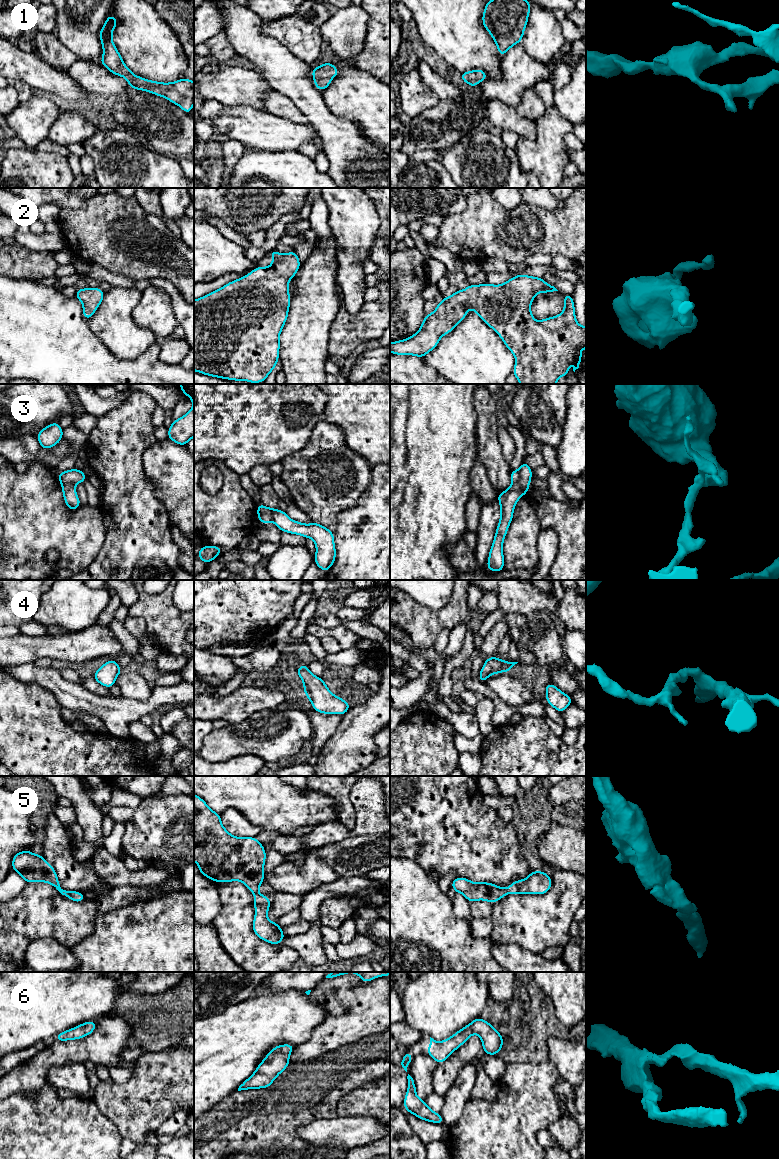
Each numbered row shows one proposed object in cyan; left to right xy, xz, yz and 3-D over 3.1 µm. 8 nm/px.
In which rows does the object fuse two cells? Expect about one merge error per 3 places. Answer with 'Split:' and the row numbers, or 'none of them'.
Split: 3

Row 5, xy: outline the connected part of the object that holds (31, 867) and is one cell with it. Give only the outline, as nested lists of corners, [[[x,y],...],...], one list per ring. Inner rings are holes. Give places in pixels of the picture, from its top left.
[[[29,850],[21,851],[13,856],[12,867],[26,883],[46,882],[53,885],[62,895],[74,902],[83,902],[84,894],[77,891],[66,891],[60,887],[55,869],[42,855],[33,854]]]

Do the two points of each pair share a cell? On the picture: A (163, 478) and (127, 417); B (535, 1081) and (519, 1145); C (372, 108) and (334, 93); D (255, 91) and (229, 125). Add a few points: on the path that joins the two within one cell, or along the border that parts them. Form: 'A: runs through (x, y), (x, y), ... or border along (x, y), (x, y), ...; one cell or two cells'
A: border along (157, 441), (143, 453), (144, 472); two cells
B: runs through (526, 1097), (526, 1103), (520, 1110), (519, 1129); one cell
C: runs through (363, 99), (355, 94), (343, 94); one cell
D: border along (224, 106), (254, 106), (263, 110); two cells

